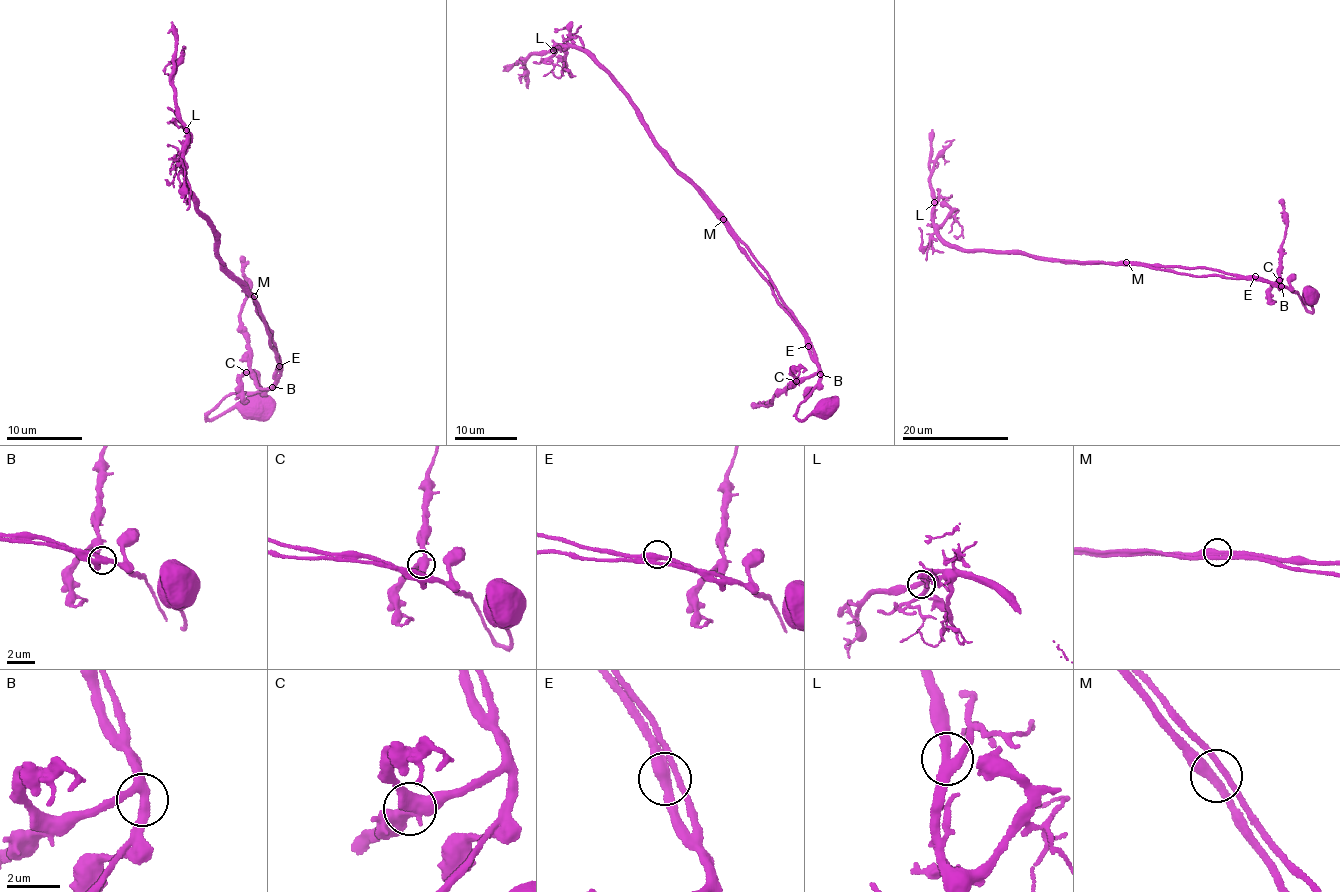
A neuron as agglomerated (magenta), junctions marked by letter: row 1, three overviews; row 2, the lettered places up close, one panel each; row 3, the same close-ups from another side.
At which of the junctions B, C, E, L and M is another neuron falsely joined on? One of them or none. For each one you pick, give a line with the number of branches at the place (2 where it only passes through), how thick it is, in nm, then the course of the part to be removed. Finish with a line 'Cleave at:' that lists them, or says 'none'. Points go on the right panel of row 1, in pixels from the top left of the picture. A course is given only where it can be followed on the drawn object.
Cleave at: none

